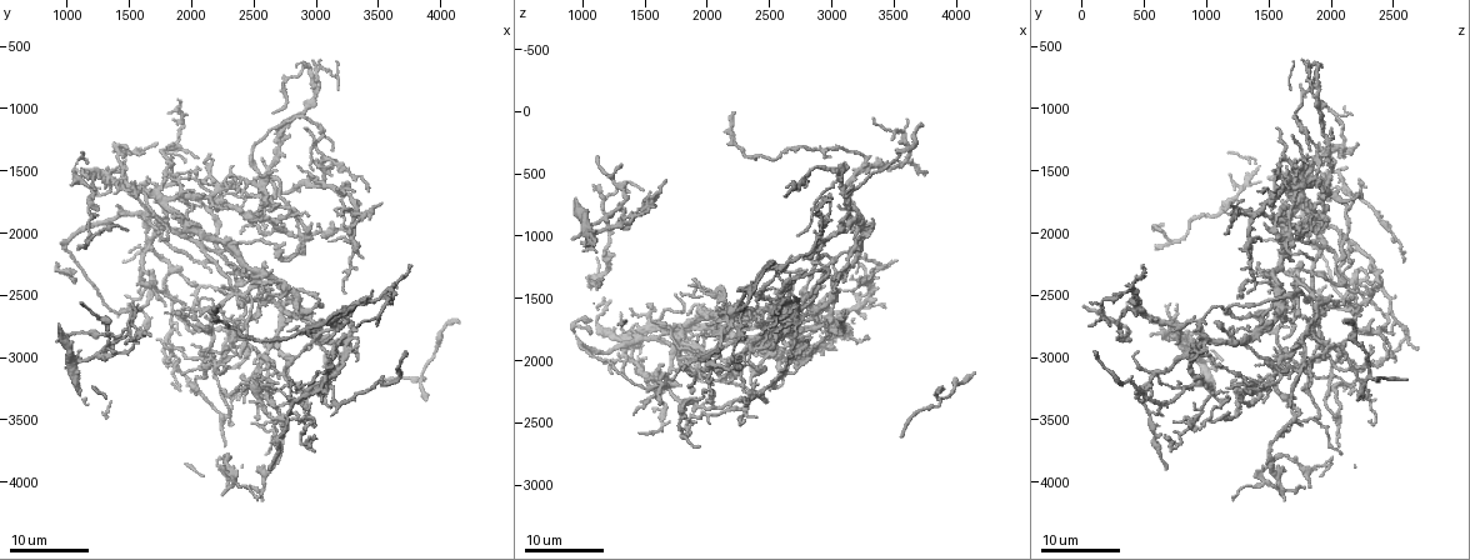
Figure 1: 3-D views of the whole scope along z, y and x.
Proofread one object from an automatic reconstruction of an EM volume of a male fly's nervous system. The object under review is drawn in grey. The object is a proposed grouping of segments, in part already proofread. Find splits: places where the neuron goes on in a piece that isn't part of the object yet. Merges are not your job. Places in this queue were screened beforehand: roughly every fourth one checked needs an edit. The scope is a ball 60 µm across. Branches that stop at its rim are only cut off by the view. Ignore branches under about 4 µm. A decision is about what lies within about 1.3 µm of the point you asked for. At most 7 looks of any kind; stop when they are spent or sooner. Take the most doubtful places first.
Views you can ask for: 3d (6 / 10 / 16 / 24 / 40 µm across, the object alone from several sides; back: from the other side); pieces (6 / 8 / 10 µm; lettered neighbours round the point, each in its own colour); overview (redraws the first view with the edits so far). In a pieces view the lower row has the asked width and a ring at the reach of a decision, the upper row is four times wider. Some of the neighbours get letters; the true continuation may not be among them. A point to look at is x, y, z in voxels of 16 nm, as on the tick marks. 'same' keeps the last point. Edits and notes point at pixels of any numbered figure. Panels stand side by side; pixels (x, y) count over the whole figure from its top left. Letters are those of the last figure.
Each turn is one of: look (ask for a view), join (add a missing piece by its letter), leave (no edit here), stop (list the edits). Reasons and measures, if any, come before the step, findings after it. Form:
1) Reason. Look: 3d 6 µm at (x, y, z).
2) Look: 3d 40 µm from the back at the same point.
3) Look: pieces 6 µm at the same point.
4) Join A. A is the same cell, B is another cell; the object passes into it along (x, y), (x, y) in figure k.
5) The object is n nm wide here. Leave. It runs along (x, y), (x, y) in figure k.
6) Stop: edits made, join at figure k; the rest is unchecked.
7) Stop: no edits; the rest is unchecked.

Branch stops here. Look: 3d 16 µm at (1940, 1440, 1920).

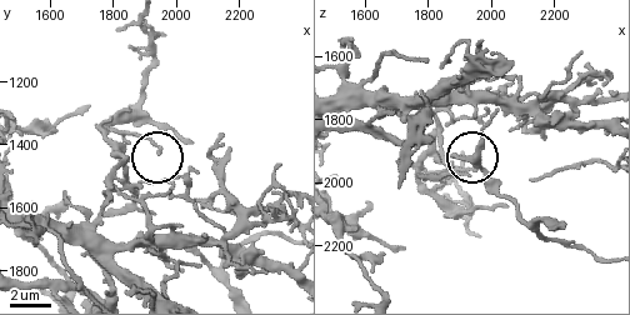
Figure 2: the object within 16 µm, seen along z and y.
Look: pieces 8 µm at the same point.

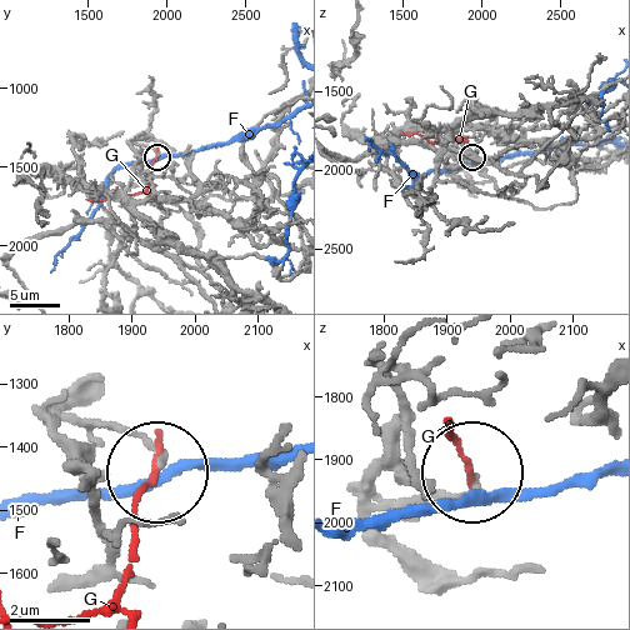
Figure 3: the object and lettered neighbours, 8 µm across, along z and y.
Leave. F and G are other cells; no lettered piece goes on from it.

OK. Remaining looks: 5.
Stops while still wide. Look: 3d 24 µm at (2600, 2240, 1760).

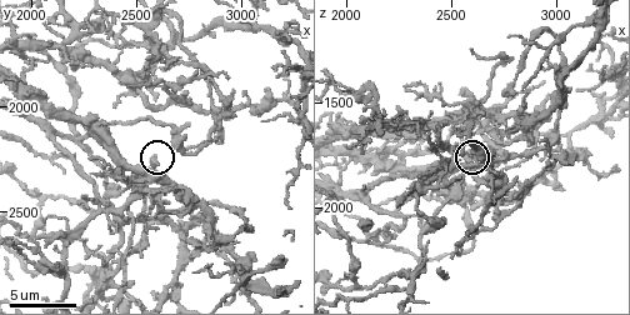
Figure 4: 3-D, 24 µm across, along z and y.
What lies round it. Look: pieces 10 µm at (2580, 2240, 1750).

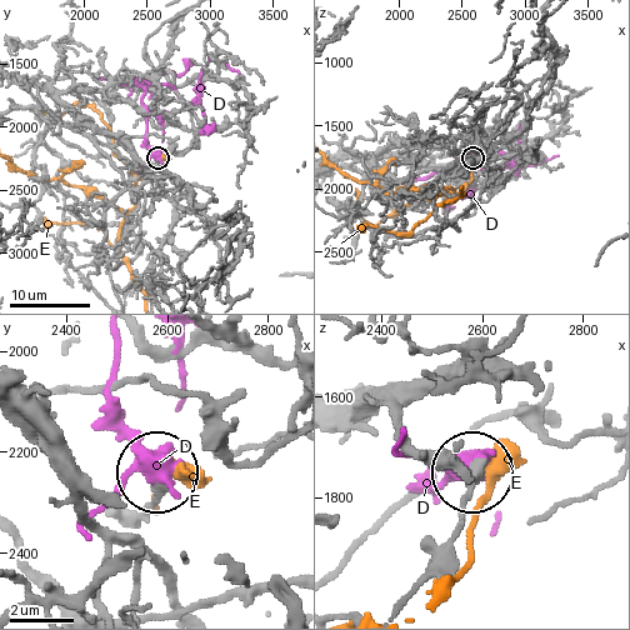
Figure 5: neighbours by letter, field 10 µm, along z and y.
Leave. D and E are other cells; it runs along (125, 524), (149, 509), (154, 470) in figure 5; none of them fits.

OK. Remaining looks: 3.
Branch stops here. Look: 3d 16 µm at (2960, 3540, 720).

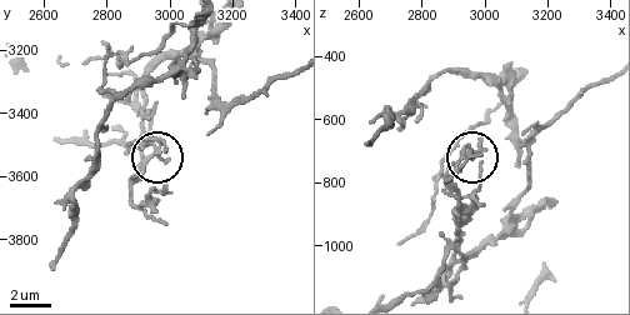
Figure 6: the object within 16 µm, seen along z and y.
Look: pieces 6 µm at the same point.

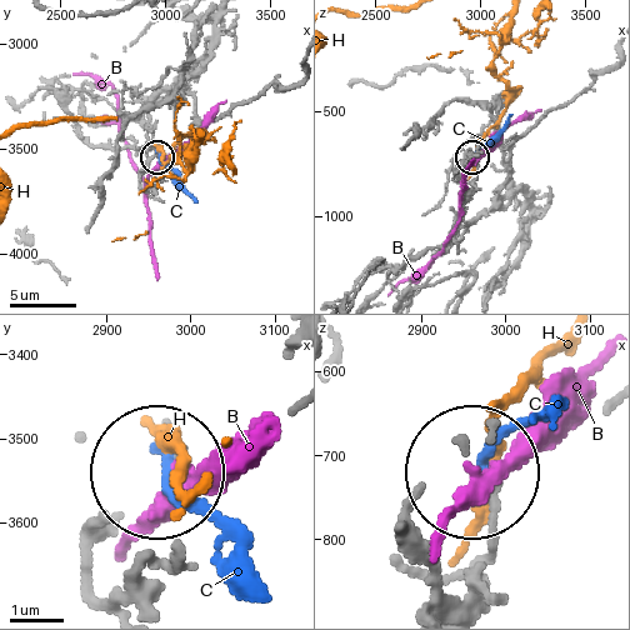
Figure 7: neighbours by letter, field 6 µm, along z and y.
The object is 140 nm wide here. Leave. B, C and H are other cells; no lettered piece goes on from it.

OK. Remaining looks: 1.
Stop: no edits; the rest is unchecked.

